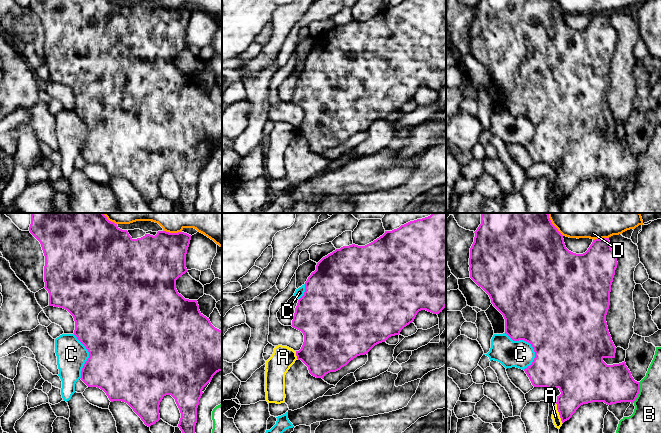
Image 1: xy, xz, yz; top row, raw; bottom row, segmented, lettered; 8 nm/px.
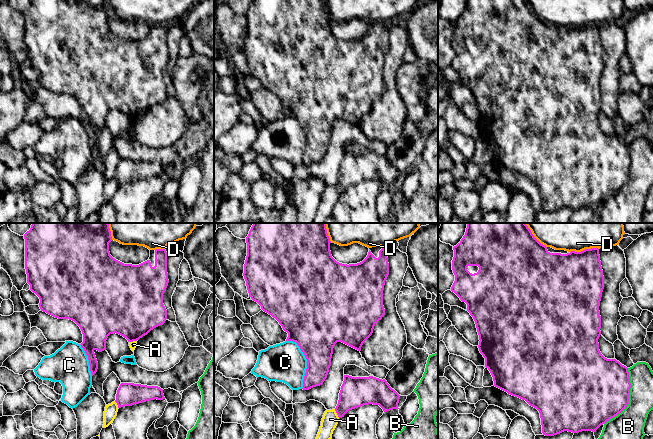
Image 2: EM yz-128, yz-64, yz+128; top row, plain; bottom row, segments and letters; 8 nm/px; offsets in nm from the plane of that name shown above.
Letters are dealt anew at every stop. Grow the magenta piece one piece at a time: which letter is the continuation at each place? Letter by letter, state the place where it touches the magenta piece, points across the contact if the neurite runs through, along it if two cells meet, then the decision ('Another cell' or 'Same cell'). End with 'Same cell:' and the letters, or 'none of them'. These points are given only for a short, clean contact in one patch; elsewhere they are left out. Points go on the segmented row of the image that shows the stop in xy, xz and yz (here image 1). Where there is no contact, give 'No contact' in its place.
A: Touches magenta at yz (559, 413). Another cell
B: Touches magenta at yz (638, 392). Another cell
C: Touches magenta at yz (528, 342). Another cell
D: Touches magenta at xy (172, 233). Another cell
Same cell: none of them

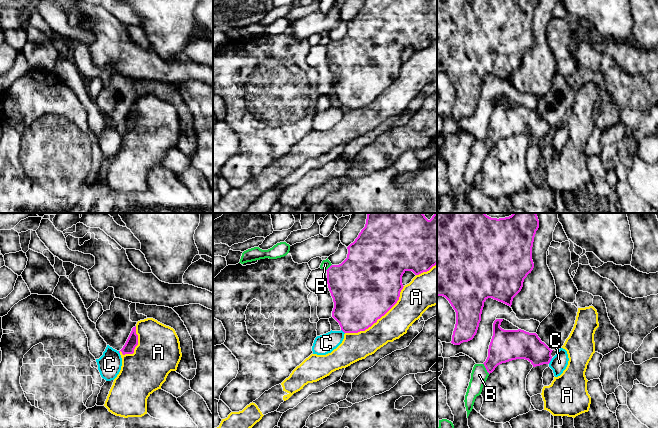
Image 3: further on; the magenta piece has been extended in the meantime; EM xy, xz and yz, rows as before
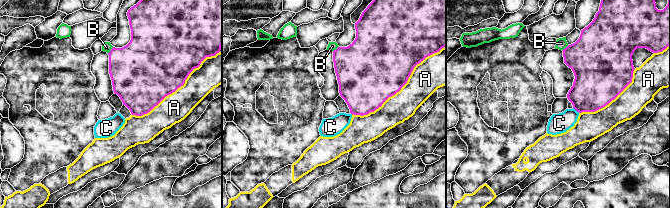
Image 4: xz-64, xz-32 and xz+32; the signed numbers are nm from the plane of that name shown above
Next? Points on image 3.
A: Touches magenta at xz (378, 318). Another cell
B: Touches magenta at yz (485, 367). Another cell
C: Touches magenta at yz (550, 360). Boundary: yz (552, 358), (548, 363). Another cell
Same cell: none of them

